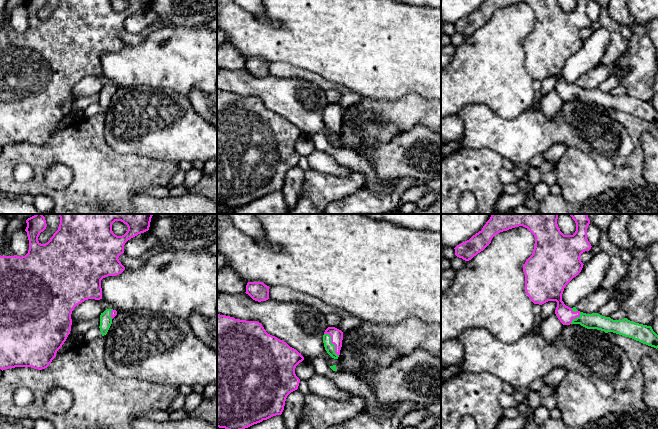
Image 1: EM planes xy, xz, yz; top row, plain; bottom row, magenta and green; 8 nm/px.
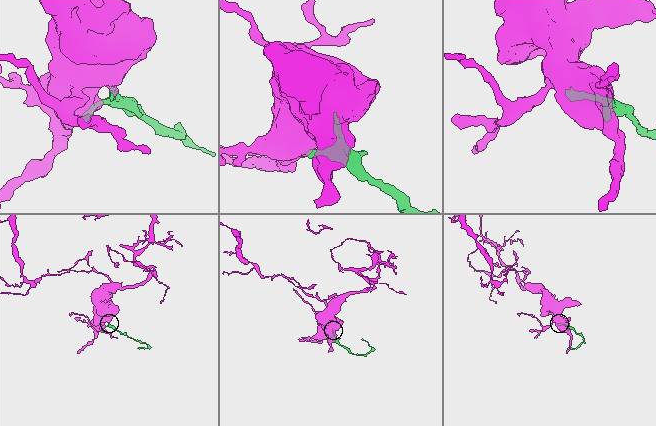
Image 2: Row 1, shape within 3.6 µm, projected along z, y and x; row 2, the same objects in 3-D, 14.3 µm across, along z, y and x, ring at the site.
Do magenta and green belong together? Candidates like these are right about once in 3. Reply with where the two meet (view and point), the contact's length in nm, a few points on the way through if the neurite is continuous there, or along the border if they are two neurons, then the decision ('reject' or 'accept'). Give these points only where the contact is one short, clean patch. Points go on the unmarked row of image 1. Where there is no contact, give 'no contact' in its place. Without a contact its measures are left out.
meets magenta in xz at (332, 119); contact 220 nm long; runs through xz (336, 111), (332, 119), (329, 123); accept

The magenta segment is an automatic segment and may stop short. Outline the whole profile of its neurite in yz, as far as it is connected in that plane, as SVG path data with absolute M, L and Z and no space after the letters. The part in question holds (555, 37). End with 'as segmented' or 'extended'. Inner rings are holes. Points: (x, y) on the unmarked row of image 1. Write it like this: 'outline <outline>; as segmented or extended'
outline M485 0L481 7L454 24L455 31L465 37L469 37L483 27L491 19L495 11L519 2L527 4L535 13L533 29L523 41L525 68L534 80L542 81L548 77L556 77L555 90L563 101L580 100L587 105L597 105L605 109L613 108L656 125L658 124L658 111L651 102L635 99L627 94L613 96L598 89L586 90L578 87L576 83L570 84L566 82L562 77L564 64L583 44L584 40L580 35L581 30L589 27L592 23L587 15L589 0L576 0L576 7L573 11L564 11L560 7L558 0Z; extended

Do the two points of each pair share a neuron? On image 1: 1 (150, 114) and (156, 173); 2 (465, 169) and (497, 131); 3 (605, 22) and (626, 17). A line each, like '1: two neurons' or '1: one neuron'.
1: two neurons
2: two neurons
3: two neurons

